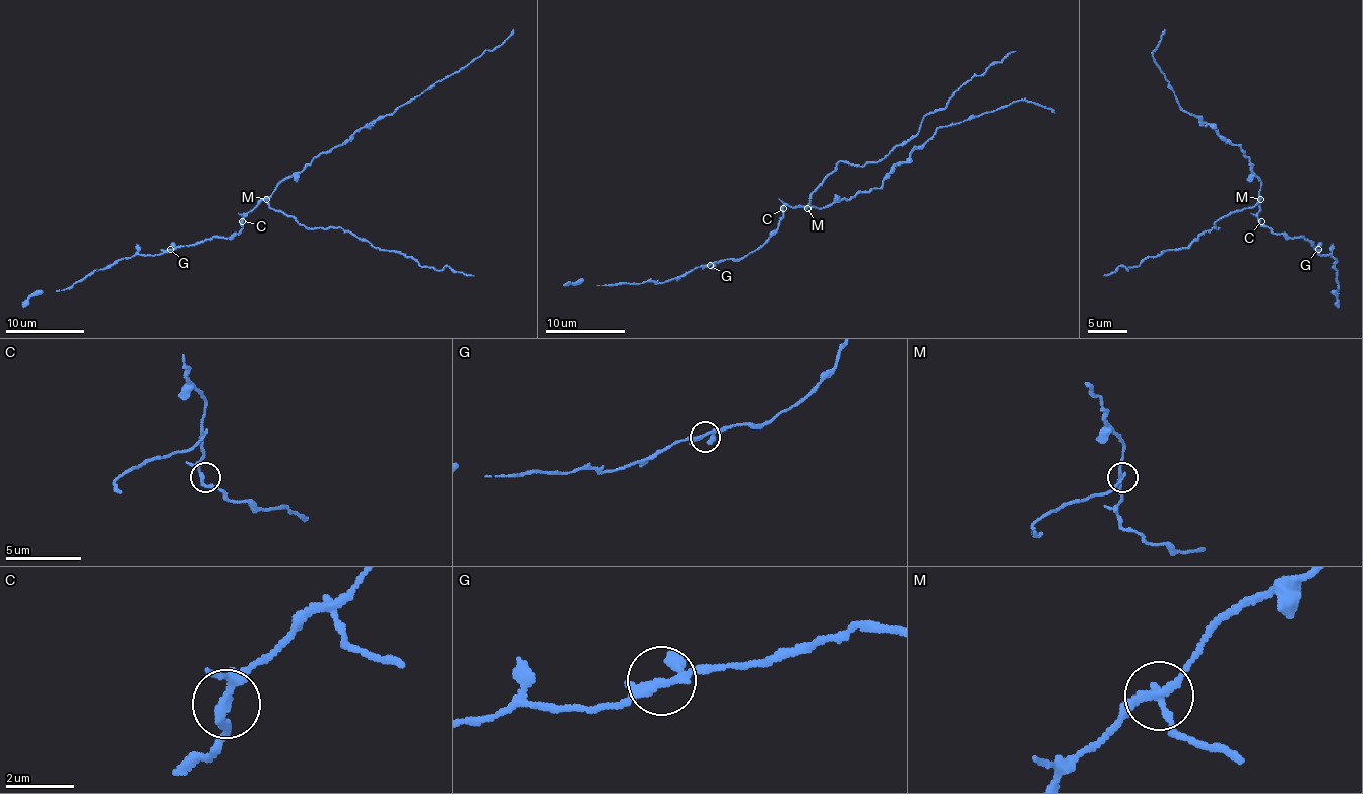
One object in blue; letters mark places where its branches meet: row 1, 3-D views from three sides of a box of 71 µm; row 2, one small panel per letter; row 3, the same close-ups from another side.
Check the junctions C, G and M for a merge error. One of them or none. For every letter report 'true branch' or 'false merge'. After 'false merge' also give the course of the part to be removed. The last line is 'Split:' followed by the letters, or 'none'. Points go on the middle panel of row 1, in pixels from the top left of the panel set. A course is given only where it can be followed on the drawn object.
C: true branch
G: true branch
M: false merge; course (806, 208), (810, 195), (840, 161), (882, 161), (914, 136), (924, 116), (940, 110), (975, 75), (1015, 51)
Split: M

